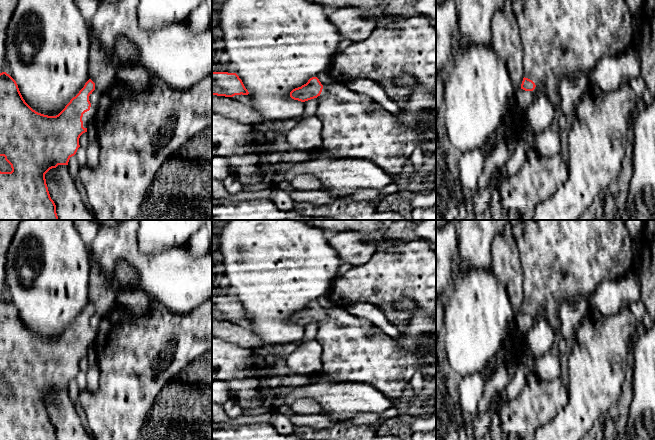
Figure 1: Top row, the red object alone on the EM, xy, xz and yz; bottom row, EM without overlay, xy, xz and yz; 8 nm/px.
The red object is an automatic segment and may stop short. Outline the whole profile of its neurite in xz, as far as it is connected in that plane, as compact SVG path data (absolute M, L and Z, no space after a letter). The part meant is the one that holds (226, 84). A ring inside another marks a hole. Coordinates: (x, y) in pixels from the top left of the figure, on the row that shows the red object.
M212 72L212 95L233 97L241 94L249 92L236 73Z

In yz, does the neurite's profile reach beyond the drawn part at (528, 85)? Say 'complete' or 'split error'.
split error

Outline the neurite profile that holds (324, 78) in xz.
M326 70L322 71L316 77L319 79L322 85L335 83L335 81L329 76Z

